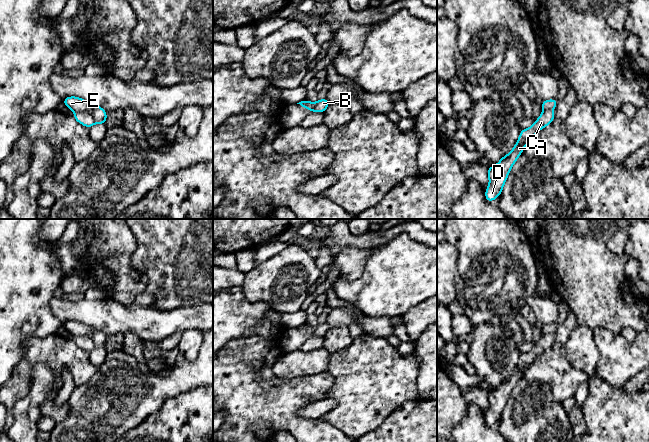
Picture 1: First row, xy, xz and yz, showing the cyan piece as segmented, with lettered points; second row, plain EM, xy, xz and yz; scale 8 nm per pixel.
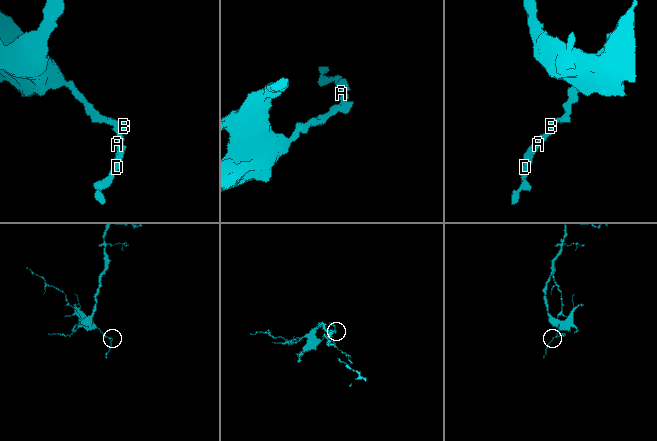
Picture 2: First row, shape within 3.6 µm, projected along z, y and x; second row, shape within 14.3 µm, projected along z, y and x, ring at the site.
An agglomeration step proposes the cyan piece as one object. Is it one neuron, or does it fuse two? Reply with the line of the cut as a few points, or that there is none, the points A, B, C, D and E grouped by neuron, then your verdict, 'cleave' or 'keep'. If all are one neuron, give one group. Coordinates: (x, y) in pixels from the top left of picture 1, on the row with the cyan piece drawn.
cut in xy along (76, 111), (89, 111), (94, 122); A C D / B E; cleave

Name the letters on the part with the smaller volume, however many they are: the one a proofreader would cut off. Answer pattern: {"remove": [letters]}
{"remove": ["A", "C", "D"]}

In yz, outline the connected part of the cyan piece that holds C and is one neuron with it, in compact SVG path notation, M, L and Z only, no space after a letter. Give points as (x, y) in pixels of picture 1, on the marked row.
M552 110L543 111L531 127L521 130L518 141L514 145L512 151L503 156L495 166L487 168L487 174L489 177L489 186L485 190L485 198L487 202L492 202L501 195L510 170L524 148L529 144L538 131L551 124L554 119L555 115L552 114Z

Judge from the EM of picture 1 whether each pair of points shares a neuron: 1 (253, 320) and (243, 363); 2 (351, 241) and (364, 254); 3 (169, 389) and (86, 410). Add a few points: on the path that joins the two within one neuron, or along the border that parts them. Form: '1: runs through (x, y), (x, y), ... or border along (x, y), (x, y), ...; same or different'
1: border along (272, 326), (268, 336), (247, 335), (228, 342); different
2: border along (380, 244), (374, 247), (345, 247), (335, 255); different
3: runs through (148, 392), (144, 395), (118, 398), (107, 406); same

